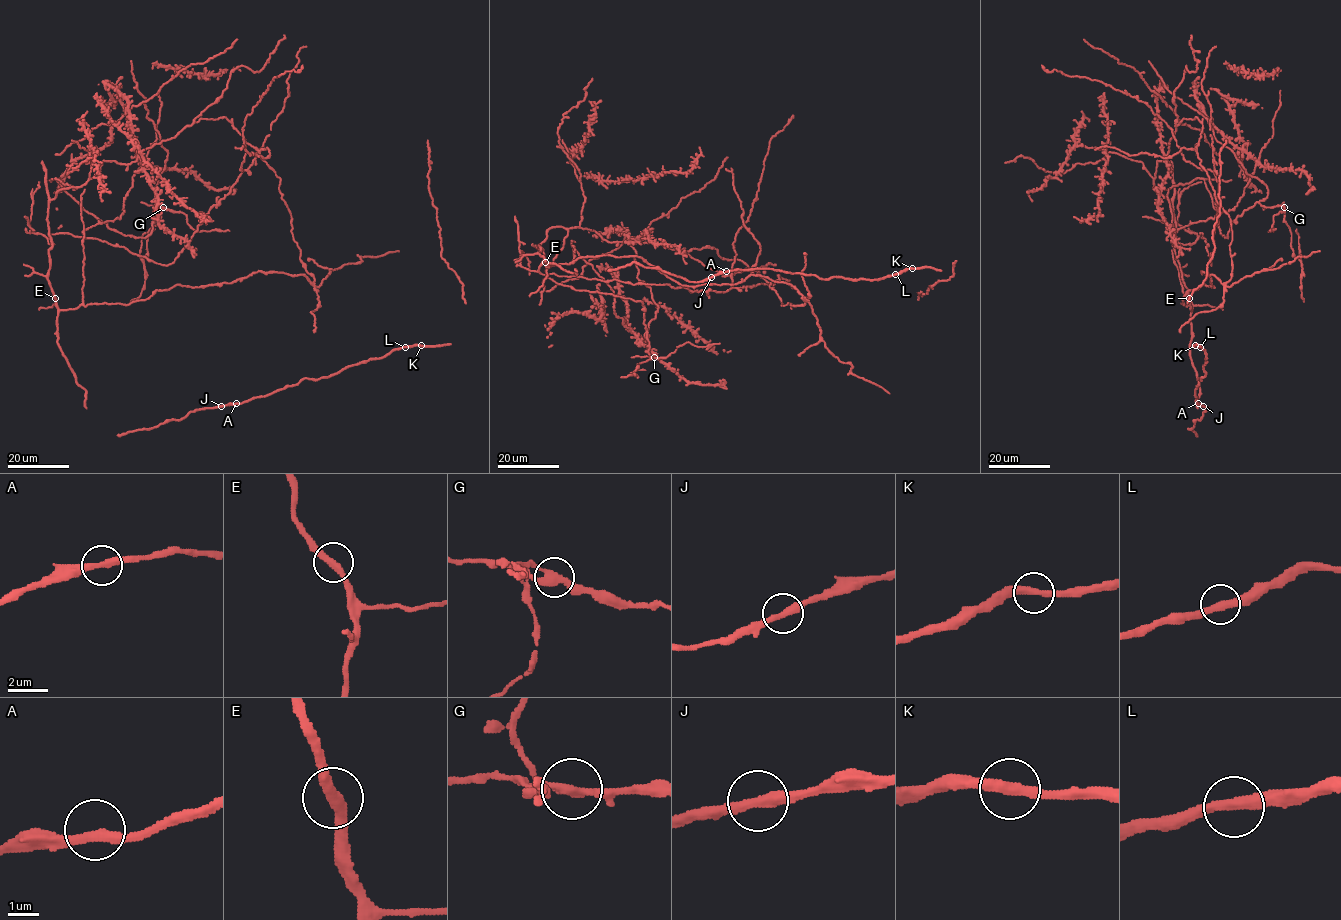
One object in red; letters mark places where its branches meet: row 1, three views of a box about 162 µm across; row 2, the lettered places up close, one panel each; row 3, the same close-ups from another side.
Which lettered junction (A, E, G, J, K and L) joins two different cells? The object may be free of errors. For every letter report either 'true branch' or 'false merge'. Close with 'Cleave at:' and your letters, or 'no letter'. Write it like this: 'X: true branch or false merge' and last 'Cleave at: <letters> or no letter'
A: true branch
E: true branch
G: false merge
J: true branch
K: true branch
L: true branch
Cleave at: G

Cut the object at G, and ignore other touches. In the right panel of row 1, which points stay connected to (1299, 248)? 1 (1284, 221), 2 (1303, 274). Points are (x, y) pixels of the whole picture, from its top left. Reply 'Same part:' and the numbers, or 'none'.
Same part: 1, 2

